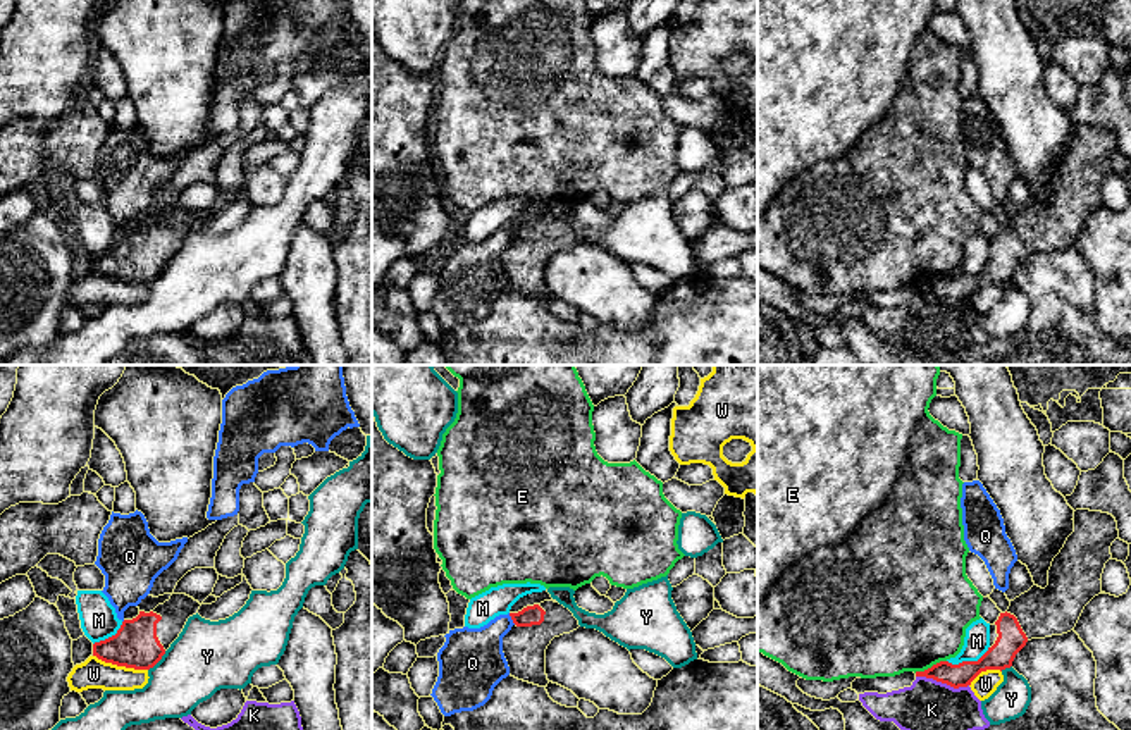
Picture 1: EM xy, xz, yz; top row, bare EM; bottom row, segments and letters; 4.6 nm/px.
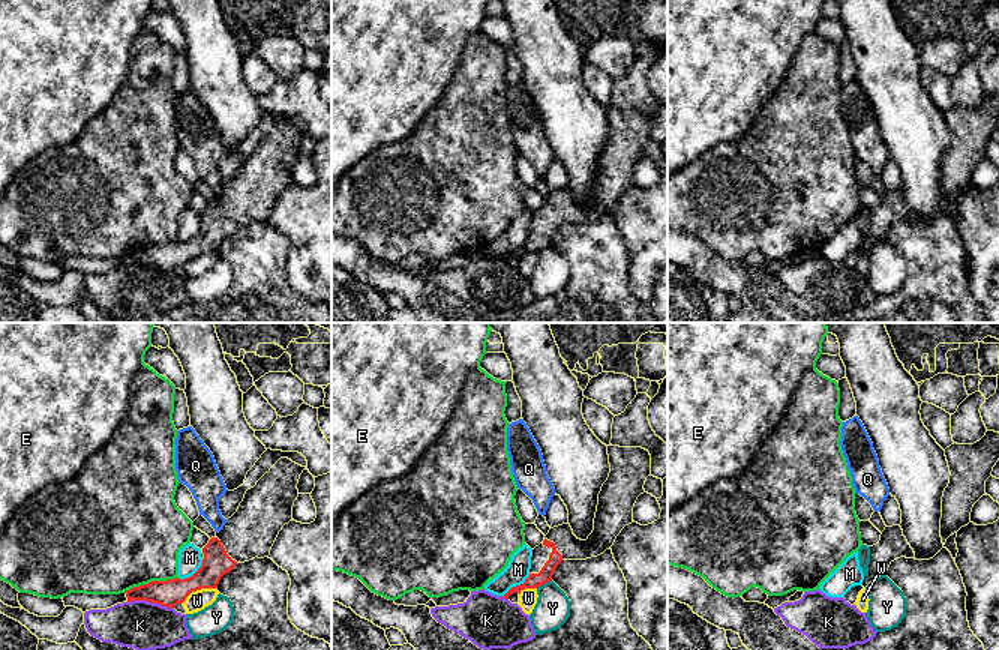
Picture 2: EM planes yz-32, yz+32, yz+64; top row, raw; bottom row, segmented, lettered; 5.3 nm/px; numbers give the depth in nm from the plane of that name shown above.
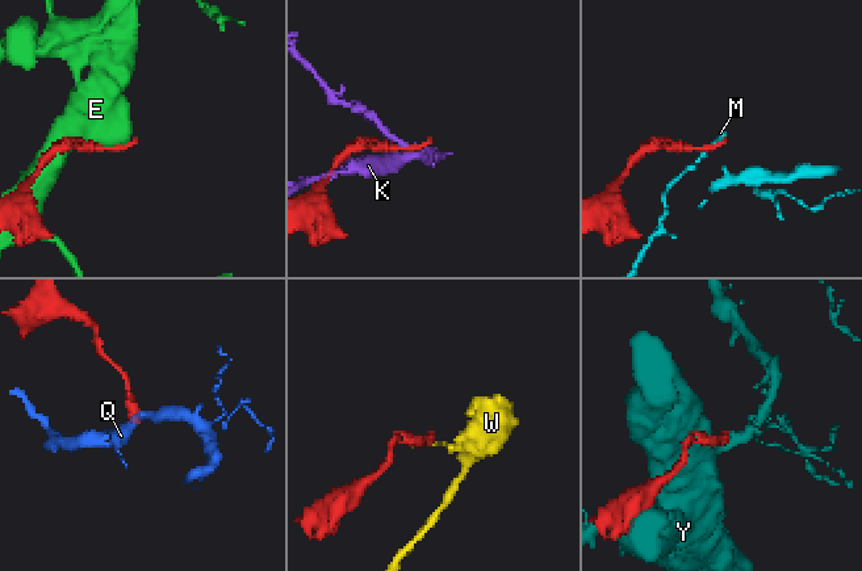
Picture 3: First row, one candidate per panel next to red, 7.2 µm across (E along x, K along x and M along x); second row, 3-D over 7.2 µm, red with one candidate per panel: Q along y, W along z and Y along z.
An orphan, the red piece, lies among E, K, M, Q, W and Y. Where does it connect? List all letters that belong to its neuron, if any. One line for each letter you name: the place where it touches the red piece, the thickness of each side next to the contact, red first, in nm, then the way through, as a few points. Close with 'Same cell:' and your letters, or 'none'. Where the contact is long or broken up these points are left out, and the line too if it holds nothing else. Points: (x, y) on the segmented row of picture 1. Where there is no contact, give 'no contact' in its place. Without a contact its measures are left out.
Same cell: none

